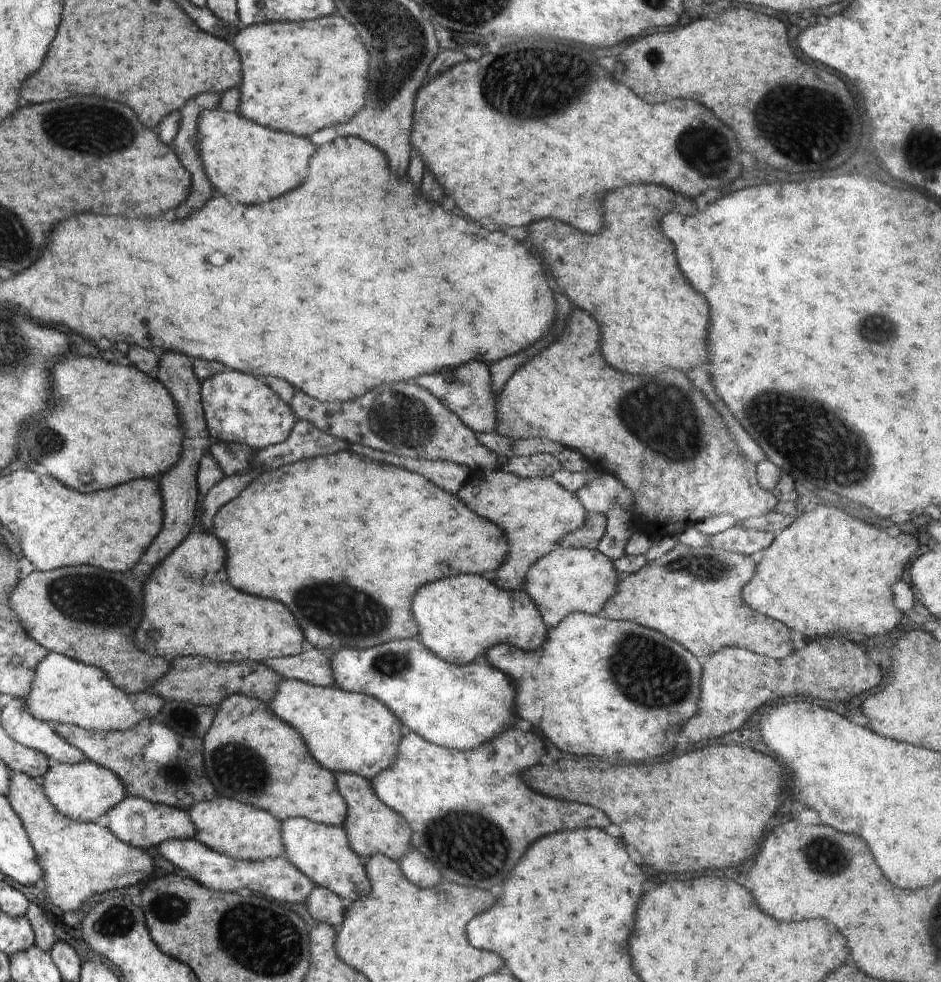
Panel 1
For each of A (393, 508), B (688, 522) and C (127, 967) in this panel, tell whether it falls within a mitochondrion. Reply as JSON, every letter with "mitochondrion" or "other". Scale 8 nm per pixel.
{"A":"other","B":"other","C":"other"}

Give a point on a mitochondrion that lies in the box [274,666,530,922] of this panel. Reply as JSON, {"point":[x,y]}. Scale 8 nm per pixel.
{"point":[470,845]}

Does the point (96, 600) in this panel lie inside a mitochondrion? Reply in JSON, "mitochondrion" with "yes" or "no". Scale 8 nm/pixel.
{"mitochondrion":"yes"}

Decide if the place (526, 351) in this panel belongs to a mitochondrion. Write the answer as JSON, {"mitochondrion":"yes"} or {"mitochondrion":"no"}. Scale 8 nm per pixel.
{"mitochondrion":"no"}

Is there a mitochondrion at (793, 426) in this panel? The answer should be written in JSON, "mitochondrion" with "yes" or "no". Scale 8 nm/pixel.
{"mitochondrion":"yes"}

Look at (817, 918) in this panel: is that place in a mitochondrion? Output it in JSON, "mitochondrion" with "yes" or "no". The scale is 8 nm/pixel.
{"mitochondrion":"no"}

